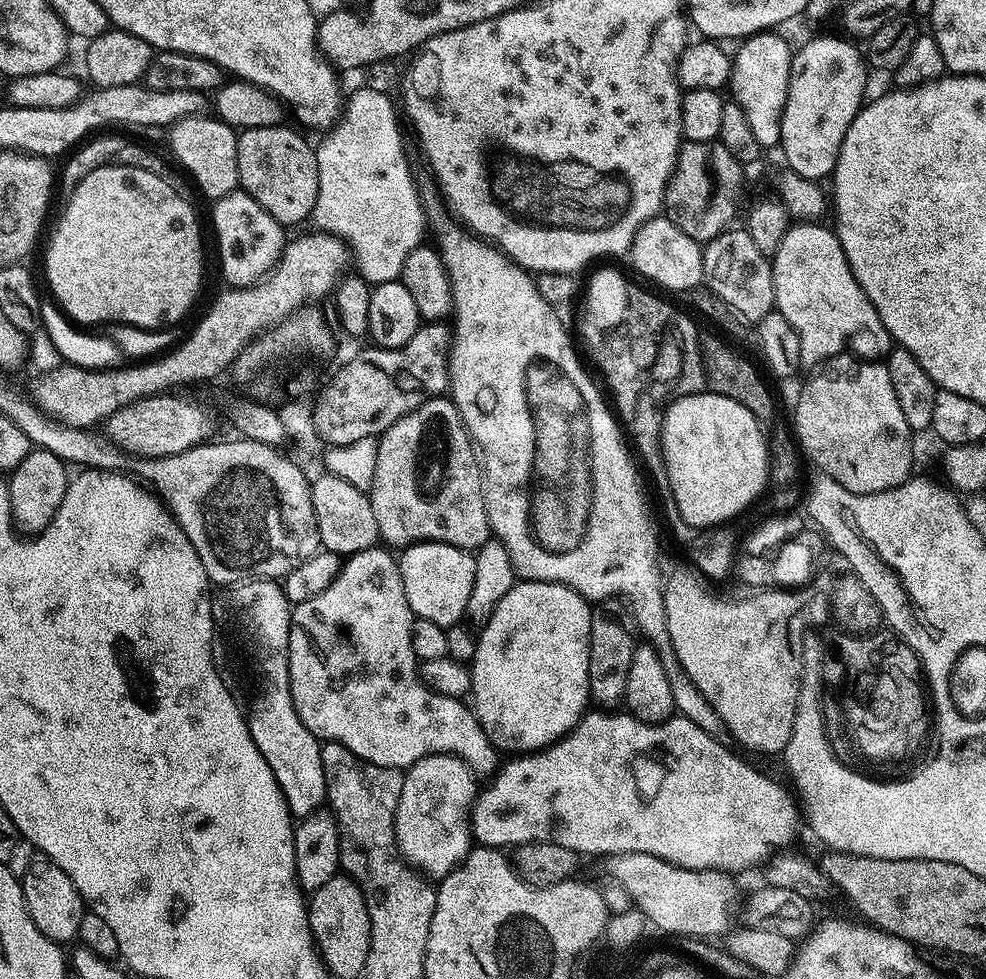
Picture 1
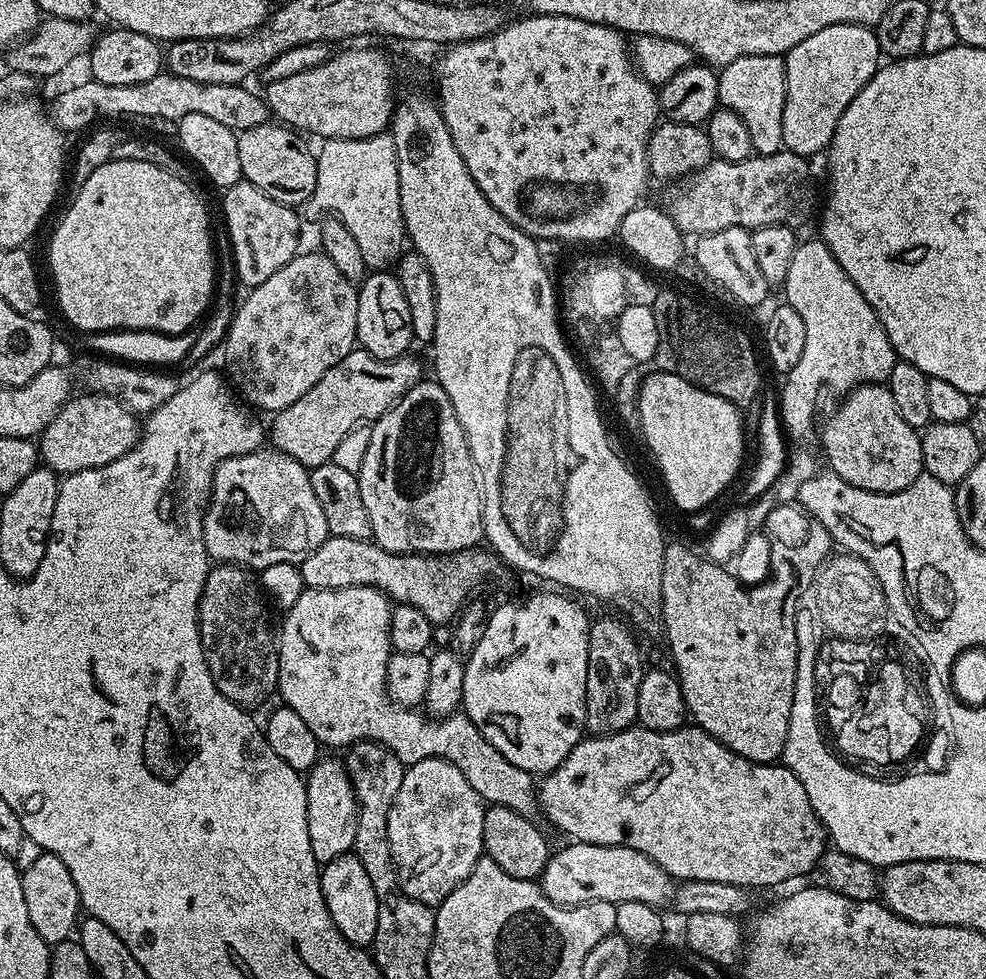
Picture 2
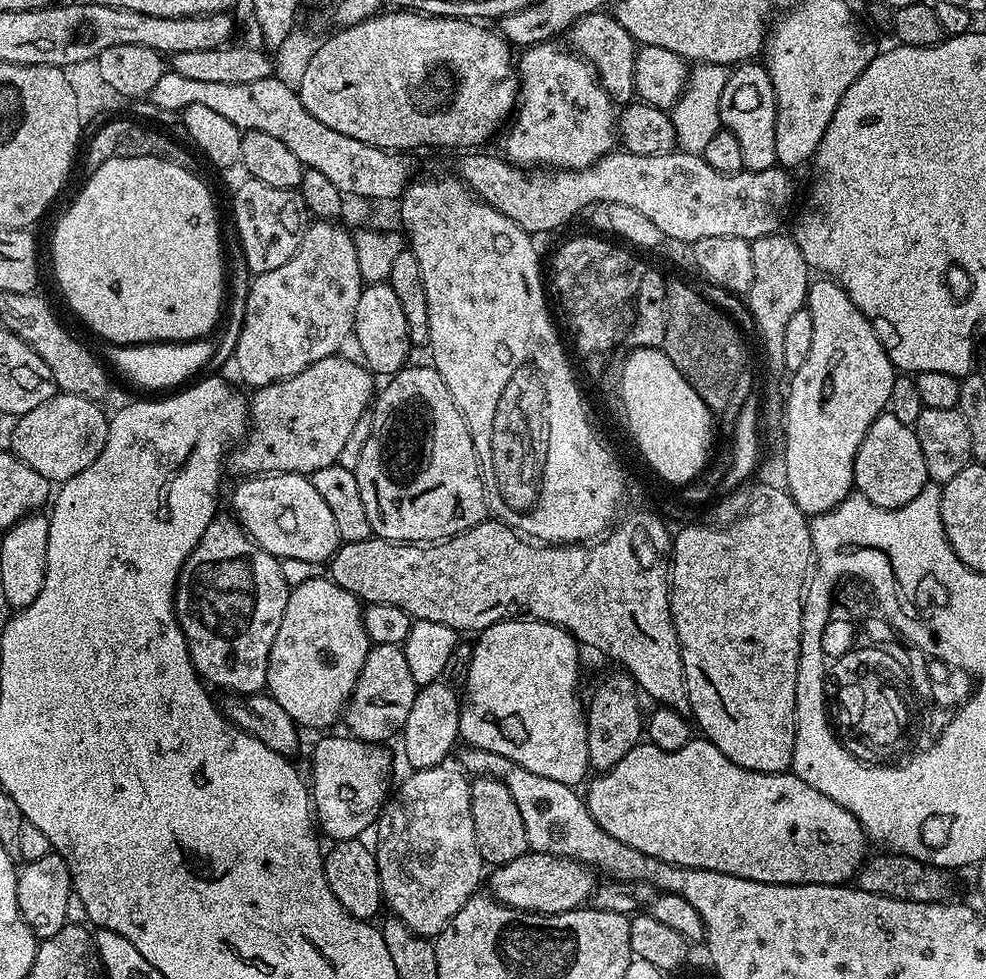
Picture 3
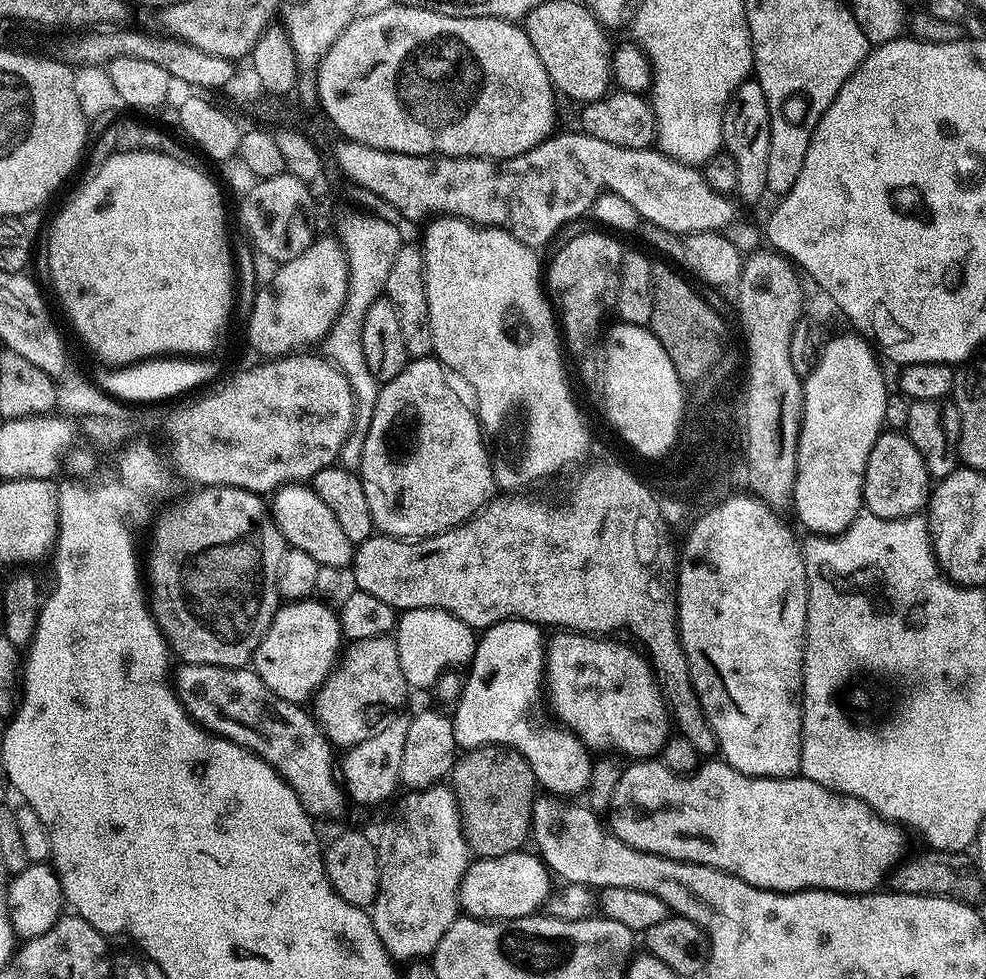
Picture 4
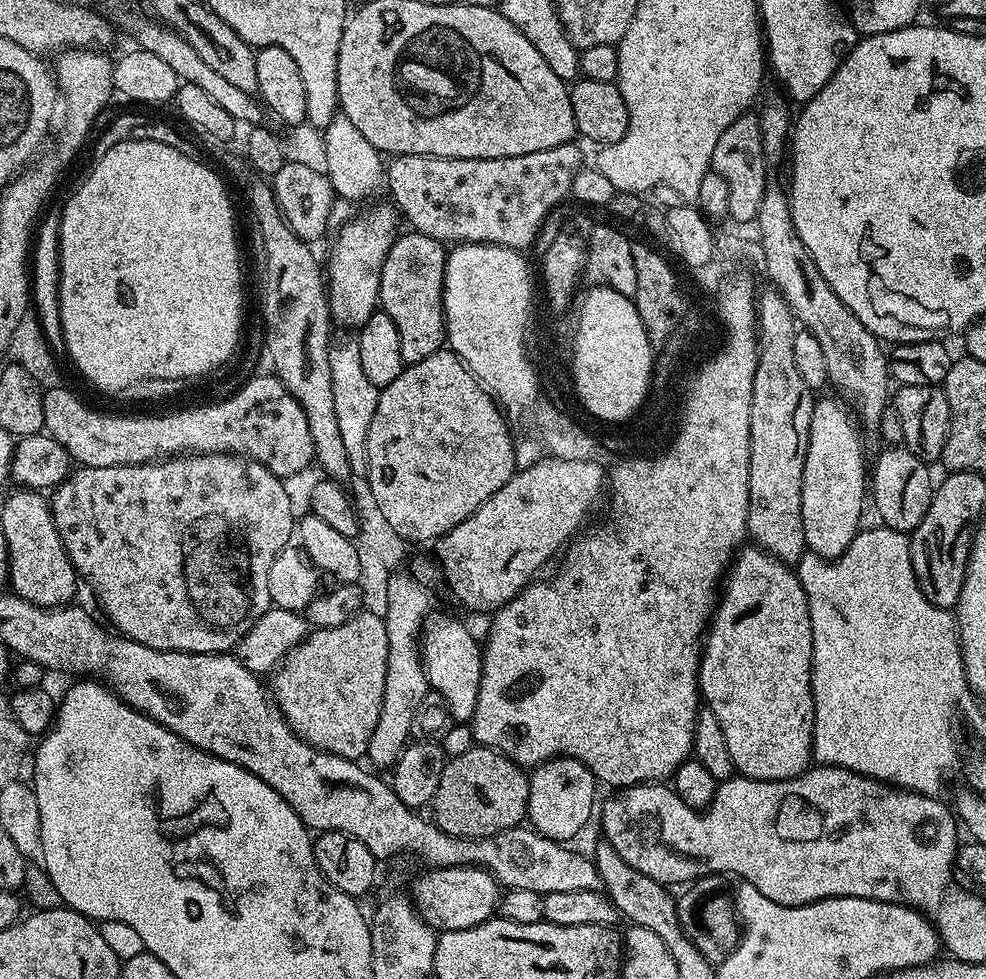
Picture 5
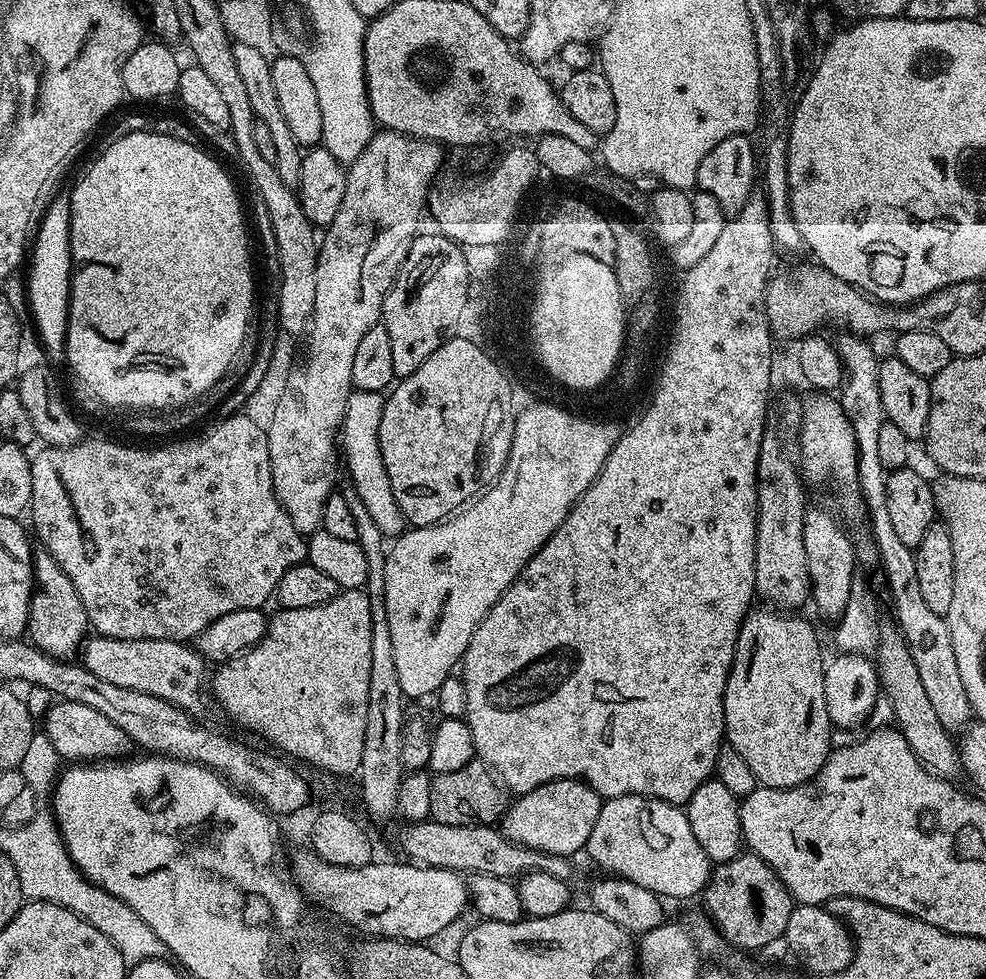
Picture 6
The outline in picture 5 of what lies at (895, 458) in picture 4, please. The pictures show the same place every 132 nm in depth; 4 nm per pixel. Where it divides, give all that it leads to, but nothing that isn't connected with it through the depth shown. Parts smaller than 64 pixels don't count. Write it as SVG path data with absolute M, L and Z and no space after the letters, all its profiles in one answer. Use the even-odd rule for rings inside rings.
M888 446L885 452L876 460L876 465L870 468L870 500L876 503L876 512L881 516L883 527L893 528L899 532L911 533L926 518L926 510L930 510L932 493L934 491L934 479L928 473L929 465L919 460L909 448L903 446Z

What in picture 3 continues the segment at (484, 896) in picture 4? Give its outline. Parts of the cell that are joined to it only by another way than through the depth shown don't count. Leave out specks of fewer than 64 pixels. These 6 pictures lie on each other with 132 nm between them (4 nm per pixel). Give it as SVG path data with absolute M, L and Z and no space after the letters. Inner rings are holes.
M531 850L514 858L514 862L493 867L486 880L487 891L507 908L516 908L520 912L542 912L546 916L581 907L592 896L597 884L597 877L589 865Z

